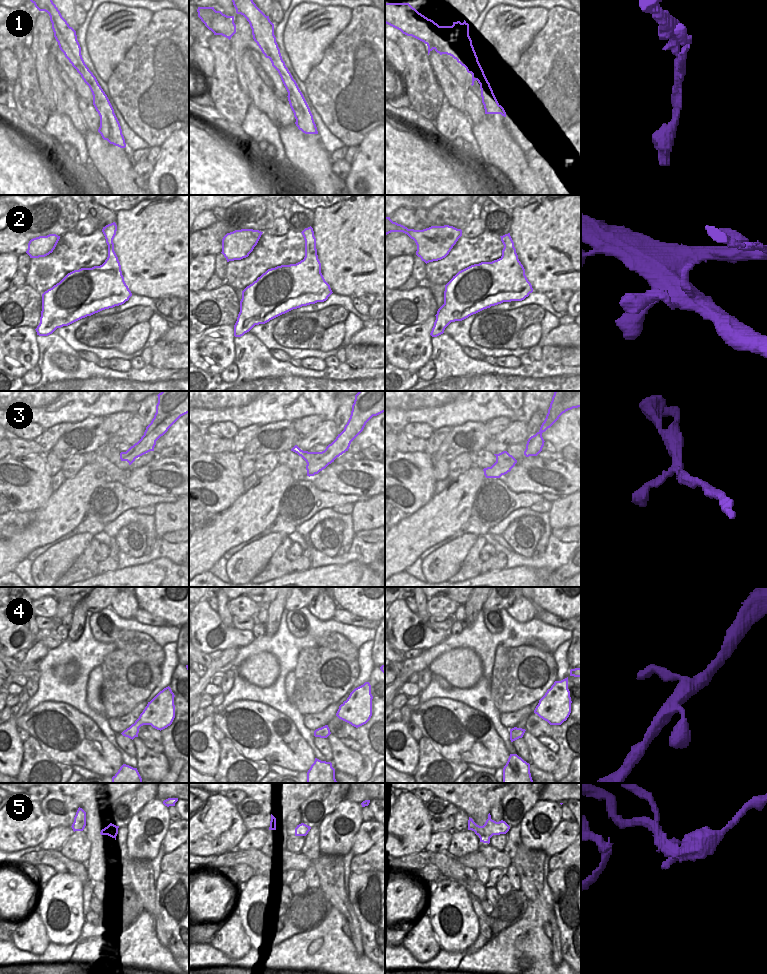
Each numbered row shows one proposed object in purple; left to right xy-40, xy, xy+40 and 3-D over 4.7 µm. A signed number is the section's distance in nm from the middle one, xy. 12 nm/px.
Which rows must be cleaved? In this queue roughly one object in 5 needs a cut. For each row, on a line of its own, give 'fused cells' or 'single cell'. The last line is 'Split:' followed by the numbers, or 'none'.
1: fused cells
2: single cell
3: single cell
4: single cell
5: fused cells
Split: 1, 5

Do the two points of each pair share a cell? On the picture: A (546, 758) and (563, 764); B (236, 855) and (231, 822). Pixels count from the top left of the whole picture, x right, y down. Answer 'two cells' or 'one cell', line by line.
A: two cells
B: two cells

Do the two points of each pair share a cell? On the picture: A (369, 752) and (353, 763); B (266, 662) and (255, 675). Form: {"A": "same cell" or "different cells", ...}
{"A": "different cells", "B": "same cell"}

